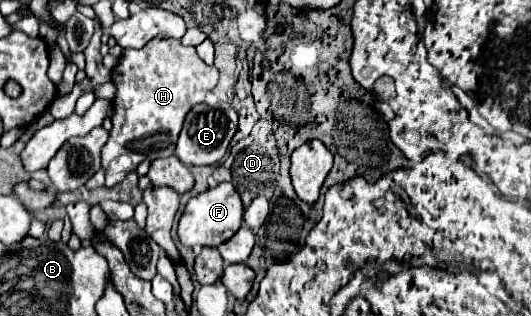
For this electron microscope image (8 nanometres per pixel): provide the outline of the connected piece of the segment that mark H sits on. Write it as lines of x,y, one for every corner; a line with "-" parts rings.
152,39
143,49
125,49
113,69
117,95
113,99
113,129
103,147
105,187
121,183
145,159
153,161
173,155
185,115
205,99
205,93
217,85
217,79
217,67
205,65
195,47
185,47
177,39

